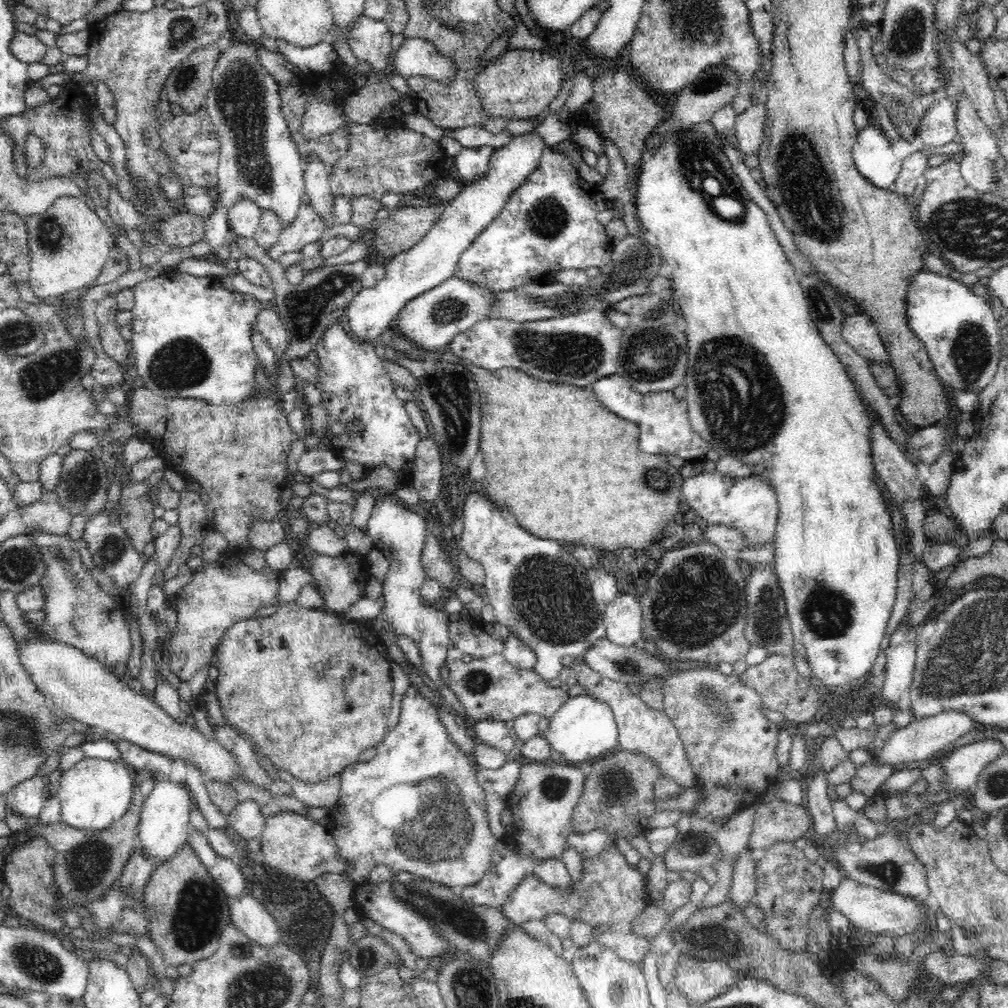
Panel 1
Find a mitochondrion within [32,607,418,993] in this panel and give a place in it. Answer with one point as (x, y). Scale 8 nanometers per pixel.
(197, 916)

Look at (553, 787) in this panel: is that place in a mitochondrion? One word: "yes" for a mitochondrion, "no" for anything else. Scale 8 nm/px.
yes

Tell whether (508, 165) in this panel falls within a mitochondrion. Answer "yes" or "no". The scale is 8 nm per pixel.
no

